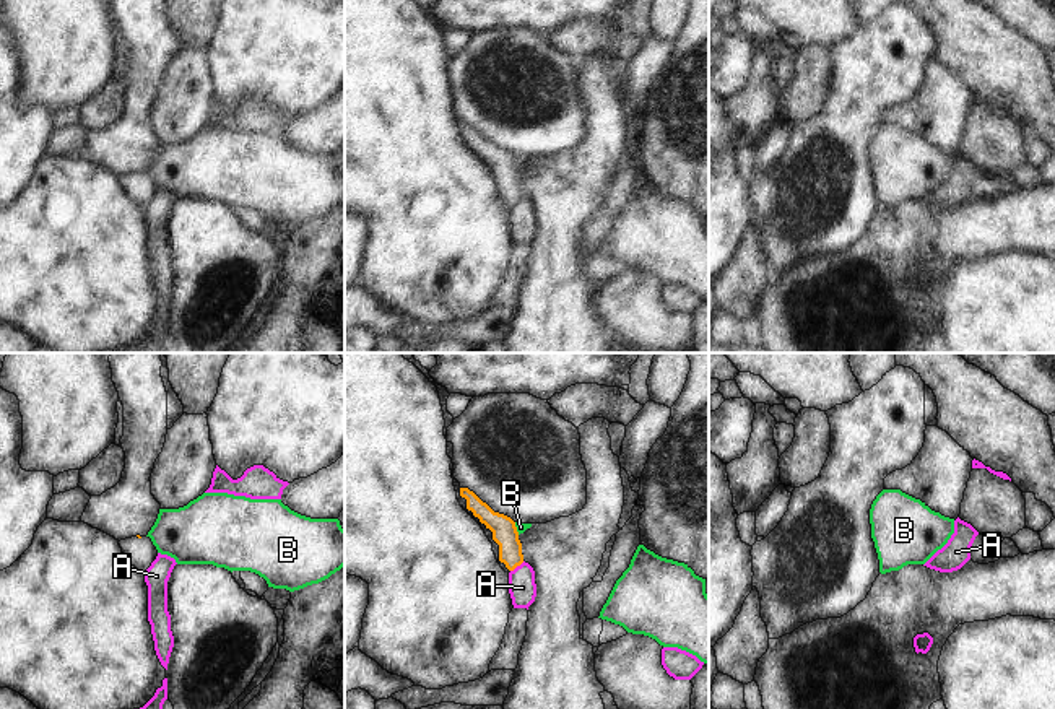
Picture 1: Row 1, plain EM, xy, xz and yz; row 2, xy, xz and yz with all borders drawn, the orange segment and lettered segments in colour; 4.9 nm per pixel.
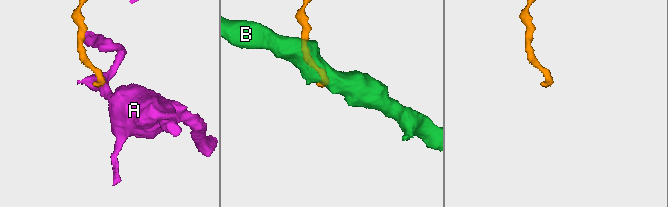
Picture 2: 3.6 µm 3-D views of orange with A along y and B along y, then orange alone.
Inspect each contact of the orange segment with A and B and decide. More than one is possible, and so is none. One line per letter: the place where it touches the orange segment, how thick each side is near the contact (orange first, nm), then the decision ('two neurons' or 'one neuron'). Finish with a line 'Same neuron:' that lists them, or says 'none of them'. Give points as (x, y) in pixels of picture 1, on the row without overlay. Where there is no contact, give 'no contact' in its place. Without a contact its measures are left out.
A: xz (517, 200) | 130/140 nm | two neurons
B: xz (516, 165) | 130/50 nm | two neurons
Same neuron: none of them

